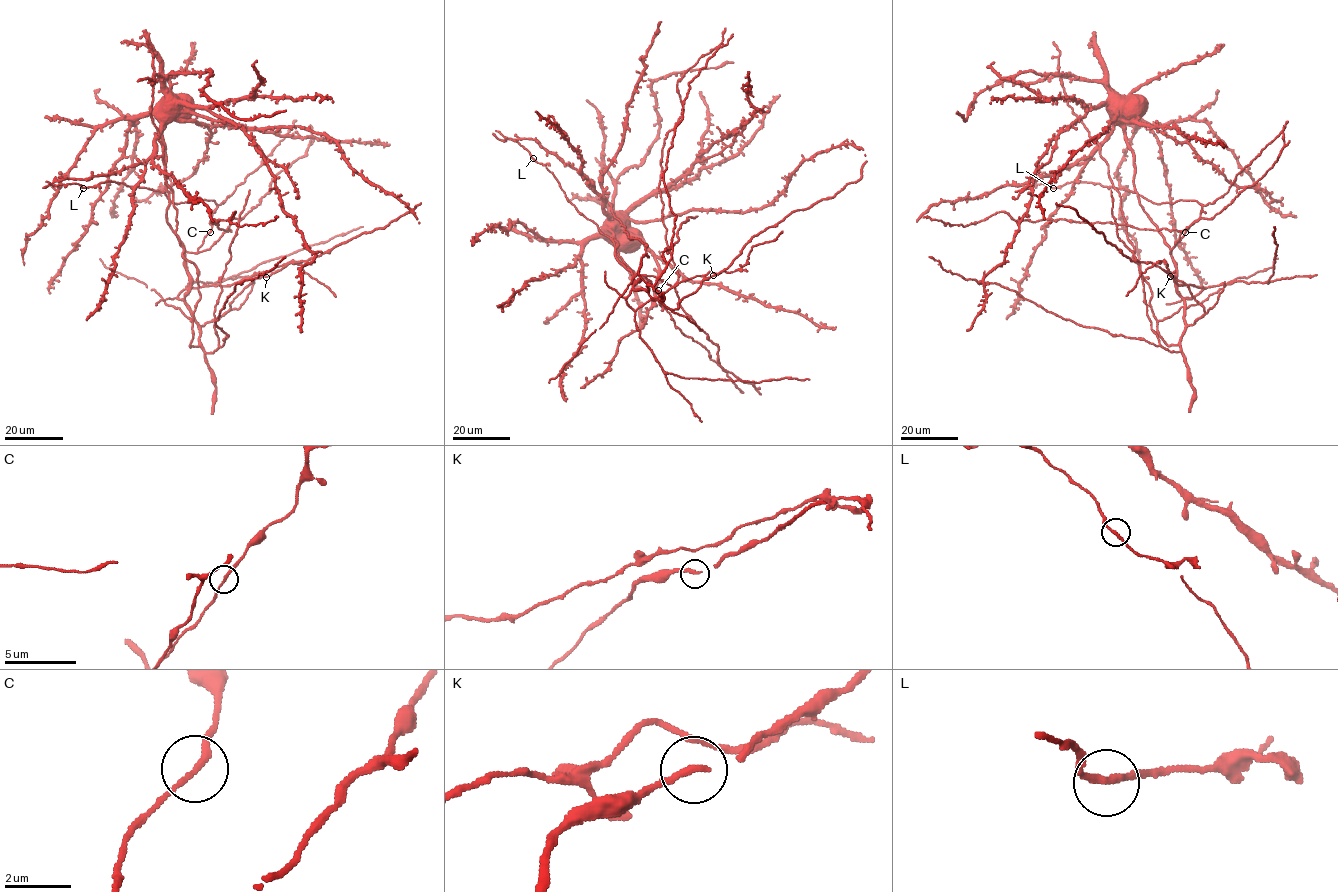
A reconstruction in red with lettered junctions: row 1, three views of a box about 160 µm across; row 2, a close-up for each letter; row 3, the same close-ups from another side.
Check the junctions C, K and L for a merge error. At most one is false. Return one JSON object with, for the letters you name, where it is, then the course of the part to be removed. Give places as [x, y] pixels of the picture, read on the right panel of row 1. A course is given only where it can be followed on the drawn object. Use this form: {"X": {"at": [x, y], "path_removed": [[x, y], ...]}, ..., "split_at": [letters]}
{"split_at": []}

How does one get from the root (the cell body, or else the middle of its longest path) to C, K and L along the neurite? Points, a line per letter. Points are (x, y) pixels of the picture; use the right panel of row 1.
C: (1108, 101), (1106, 106), (1109, 114), (1123, 128), (1132, 153), (1134, 187), (1139, 204), (1169, 252), (1185, 232)
K: (1108, 101), (1132, 153), (1139, 204), (1170, 250), (1184, 322), (1192, 325), (1204, 308), (1186, 284), (1170, 276)
L: (1108, 101), (1132, 153), (1139, 204), (1169, 252), (1199, 217), (1194, 200), (1156, 204), (1080, 181), (1053, 188)

